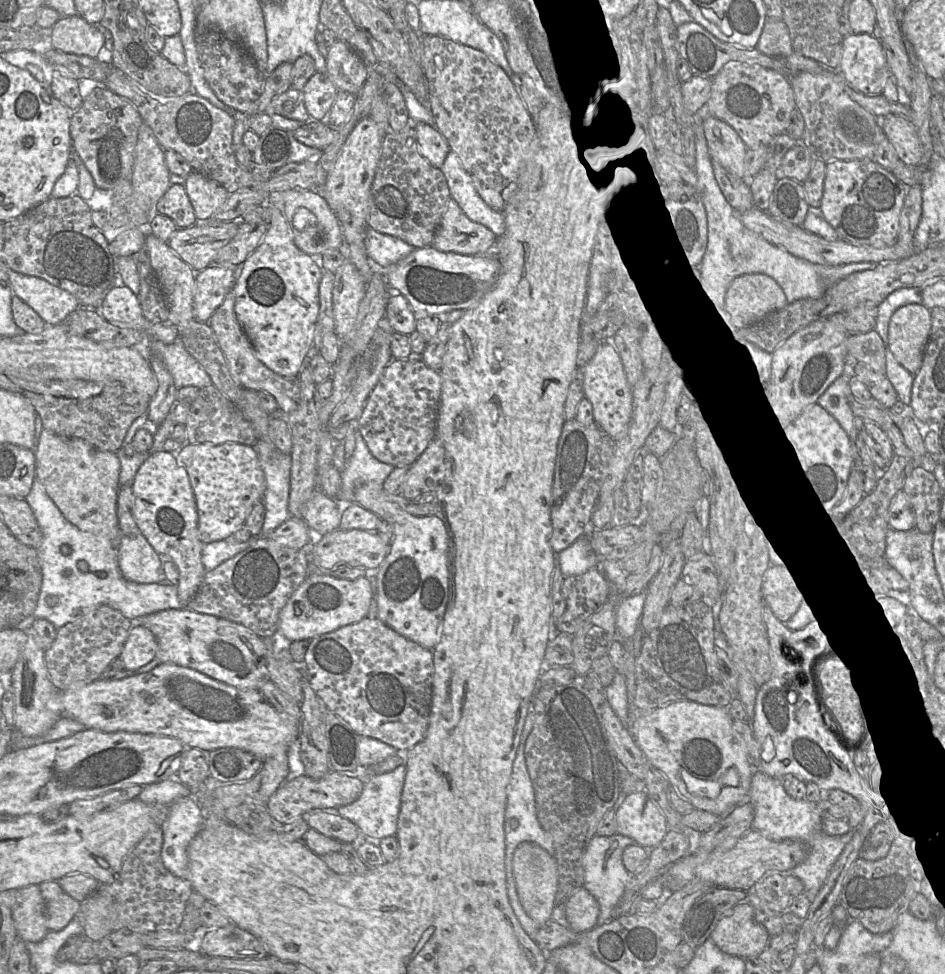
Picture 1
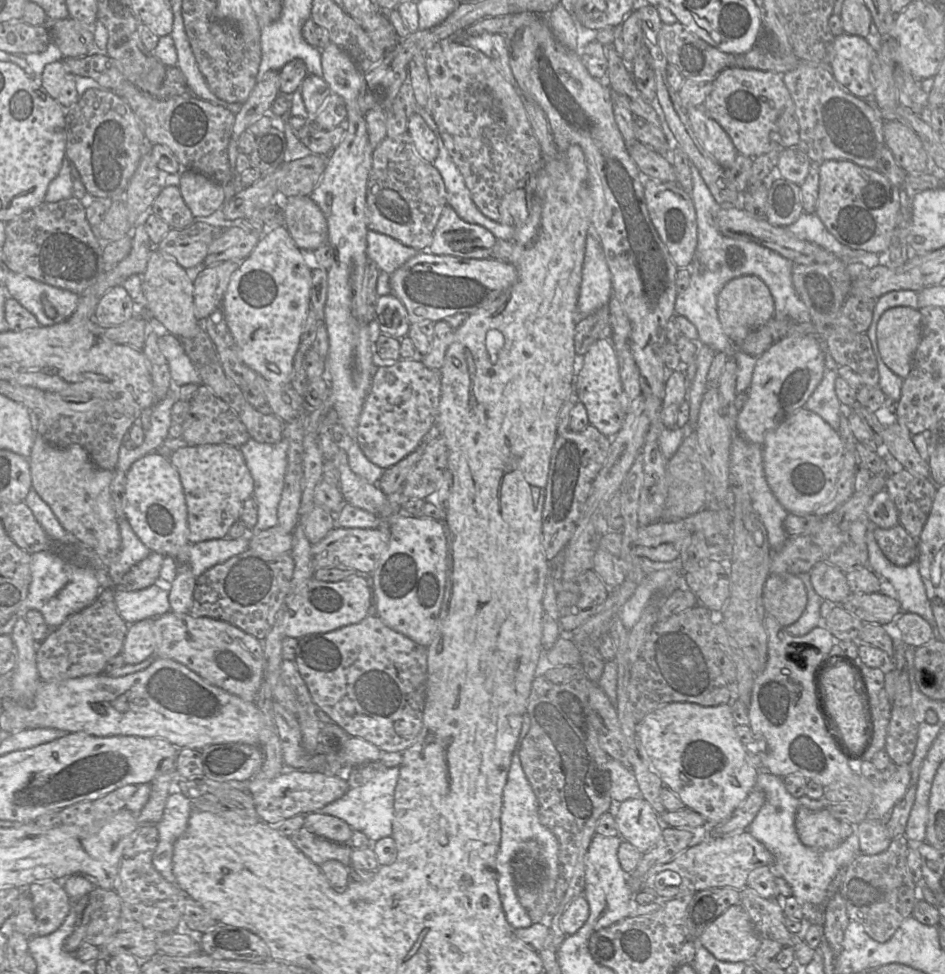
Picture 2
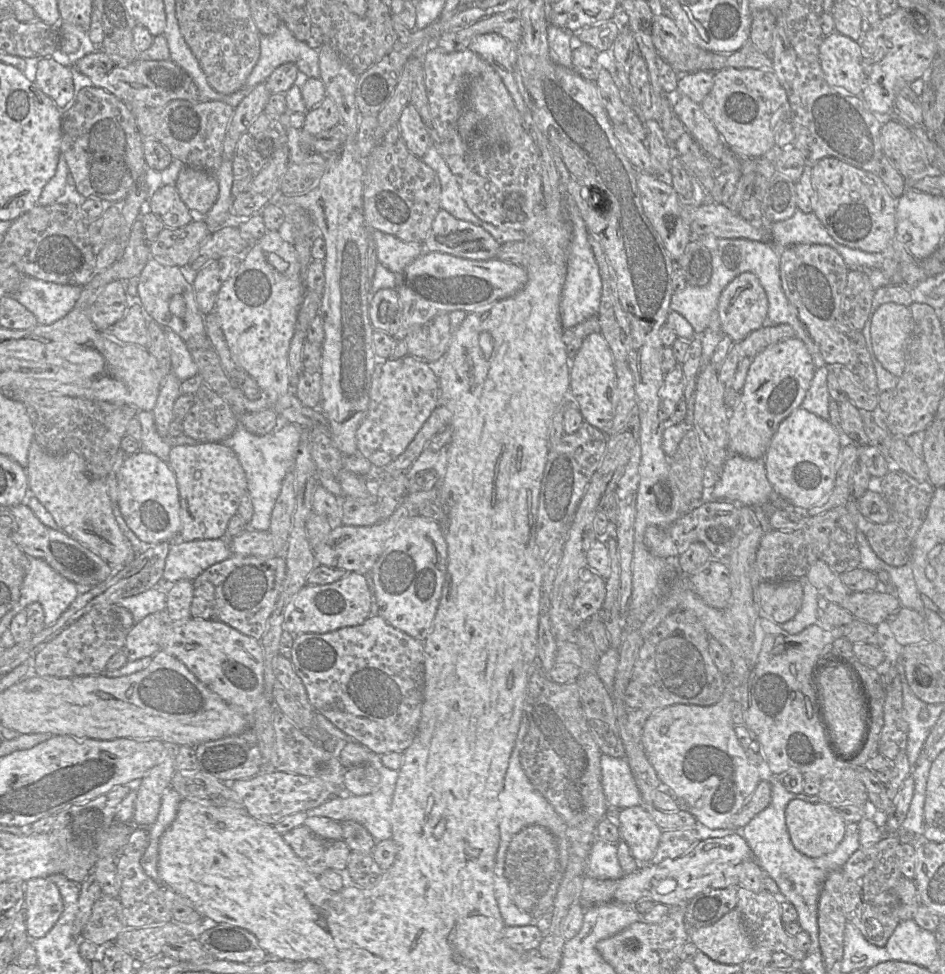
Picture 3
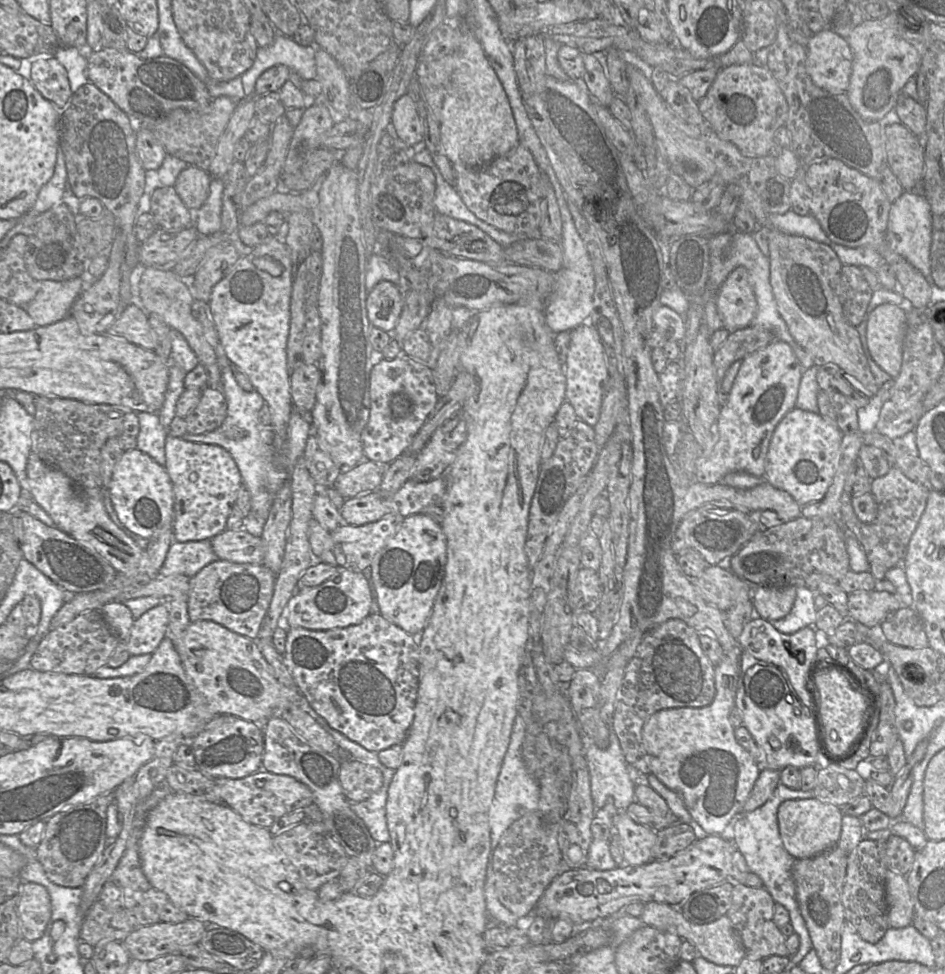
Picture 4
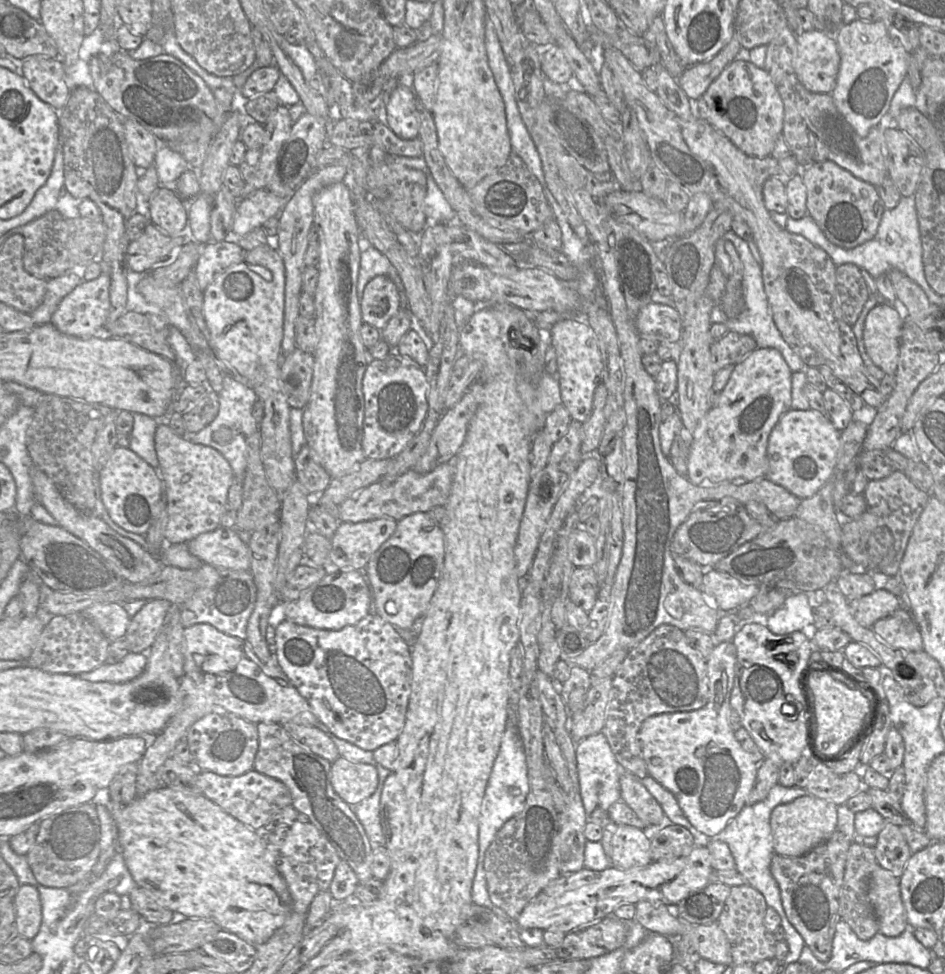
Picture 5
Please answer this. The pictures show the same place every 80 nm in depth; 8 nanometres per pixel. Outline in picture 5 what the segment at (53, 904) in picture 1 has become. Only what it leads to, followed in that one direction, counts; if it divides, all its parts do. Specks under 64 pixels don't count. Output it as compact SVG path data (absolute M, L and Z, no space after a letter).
M22 884L13 898L16 908L17 935L32 940L39 932L42 922L42 905L36 887Z

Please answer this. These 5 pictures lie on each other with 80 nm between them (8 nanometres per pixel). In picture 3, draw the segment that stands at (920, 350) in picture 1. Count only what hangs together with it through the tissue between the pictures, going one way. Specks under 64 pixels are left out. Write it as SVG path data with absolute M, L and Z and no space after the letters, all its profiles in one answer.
M882 304L872 316L870 329L873 352L881 365L897 378L905 368L912 327L912 313L909 307L902 304Z

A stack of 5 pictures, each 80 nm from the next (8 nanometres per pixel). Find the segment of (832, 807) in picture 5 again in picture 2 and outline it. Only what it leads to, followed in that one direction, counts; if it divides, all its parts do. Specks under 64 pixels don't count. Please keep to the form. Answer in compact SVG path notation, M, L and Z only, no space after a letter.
M798 808L795 827L801 842L811 848L833 849L854 831L855 826L837 818L828 809Z

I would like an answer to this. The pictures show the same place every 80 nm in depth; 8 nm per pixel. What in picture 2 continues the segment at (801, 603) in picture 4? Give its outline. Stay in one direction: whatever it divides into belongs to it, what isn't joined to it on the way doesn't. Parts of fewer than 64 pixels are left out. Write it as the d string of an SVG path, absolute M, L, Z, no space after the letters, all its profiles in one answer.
M809 573L799 574L807 590L807 605L800 618L793 624L785 627L794 636L802 636L817 626L825 627L825 618L821 617L820 607L823 598L817 594L810 581Z

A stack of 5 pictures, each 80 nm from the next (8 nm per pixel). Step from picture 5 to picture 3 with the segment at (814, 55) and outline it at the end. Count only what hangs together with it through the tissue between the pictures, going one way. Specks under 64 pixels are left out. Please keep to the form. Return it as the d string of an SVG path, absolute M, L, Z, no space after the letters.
M833 32L824 37L818 58L829 85L848 94L860 96L867 76L858 41Z

